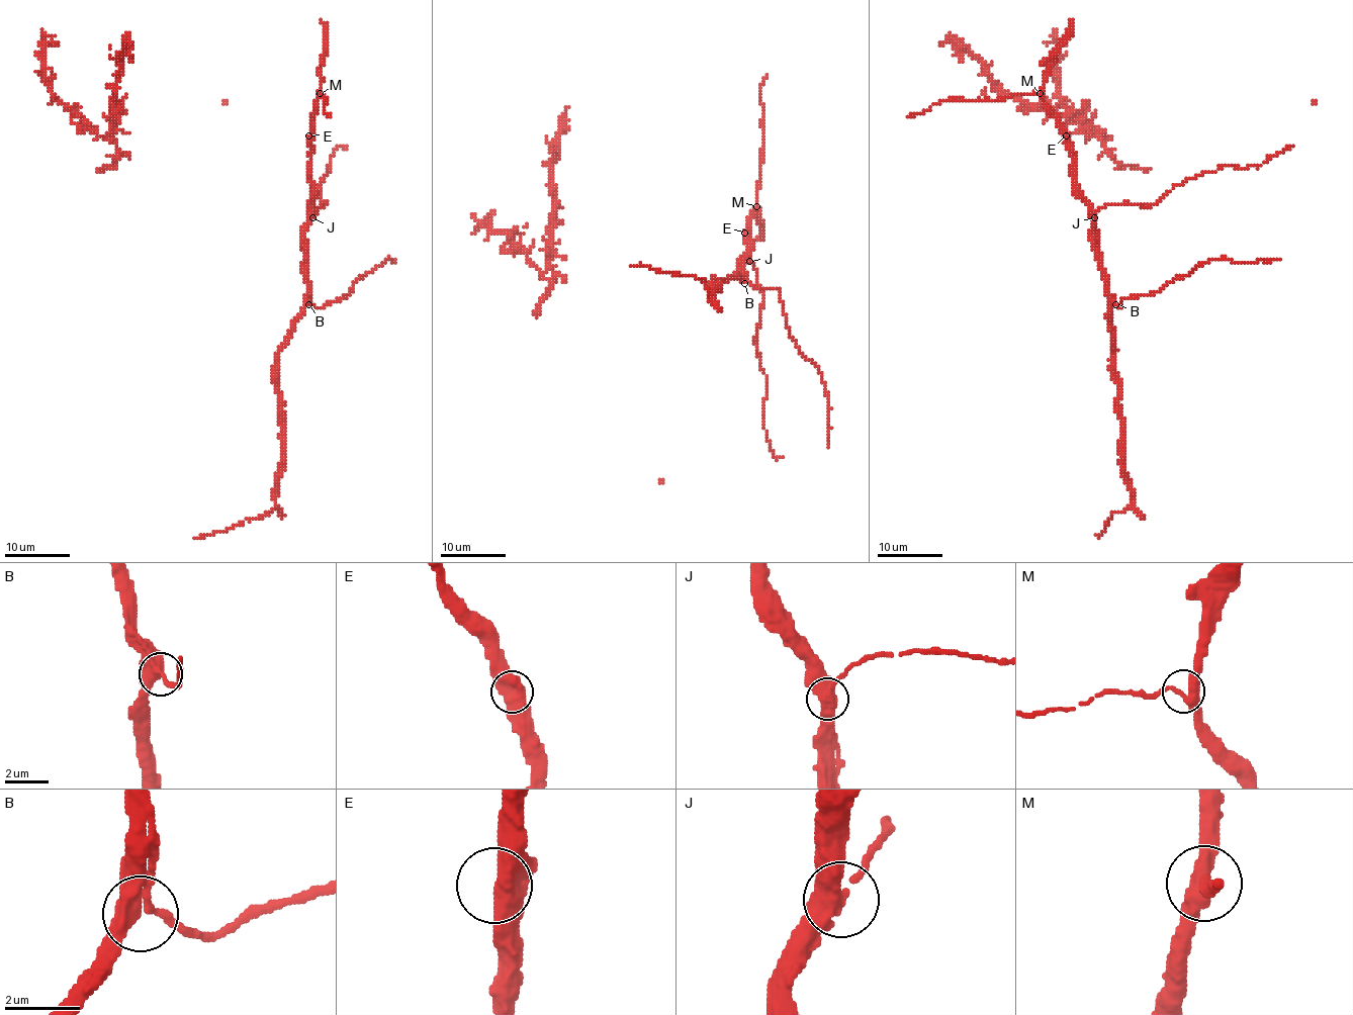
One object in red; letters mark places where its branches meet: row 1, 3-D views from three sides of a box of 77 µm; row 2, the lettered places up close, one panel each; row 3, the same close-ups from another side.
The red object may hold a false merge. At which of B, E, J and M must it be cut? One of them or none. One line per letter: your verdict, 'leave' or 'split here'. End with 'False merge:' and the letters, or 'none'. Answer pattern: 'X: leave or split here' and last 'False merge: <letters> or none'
B: leave
E: leave
J: leave
M: leave
False merge: none

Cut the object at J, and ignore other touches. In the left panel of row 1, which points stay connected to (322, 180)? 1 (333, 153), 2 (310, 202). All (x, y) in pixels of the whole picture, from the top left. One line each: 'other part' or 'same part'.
1: same part
2: other part

